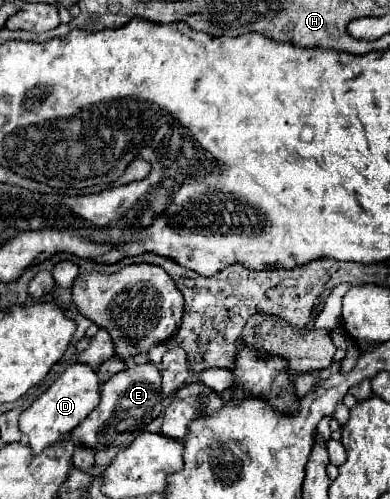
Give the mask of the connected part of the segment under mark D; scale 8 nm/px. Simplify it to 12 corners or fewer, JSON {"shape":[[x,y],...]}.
{"shape":[[89,365],[65,373],[19,415],[41,453],[67,437],[99,403]]}

